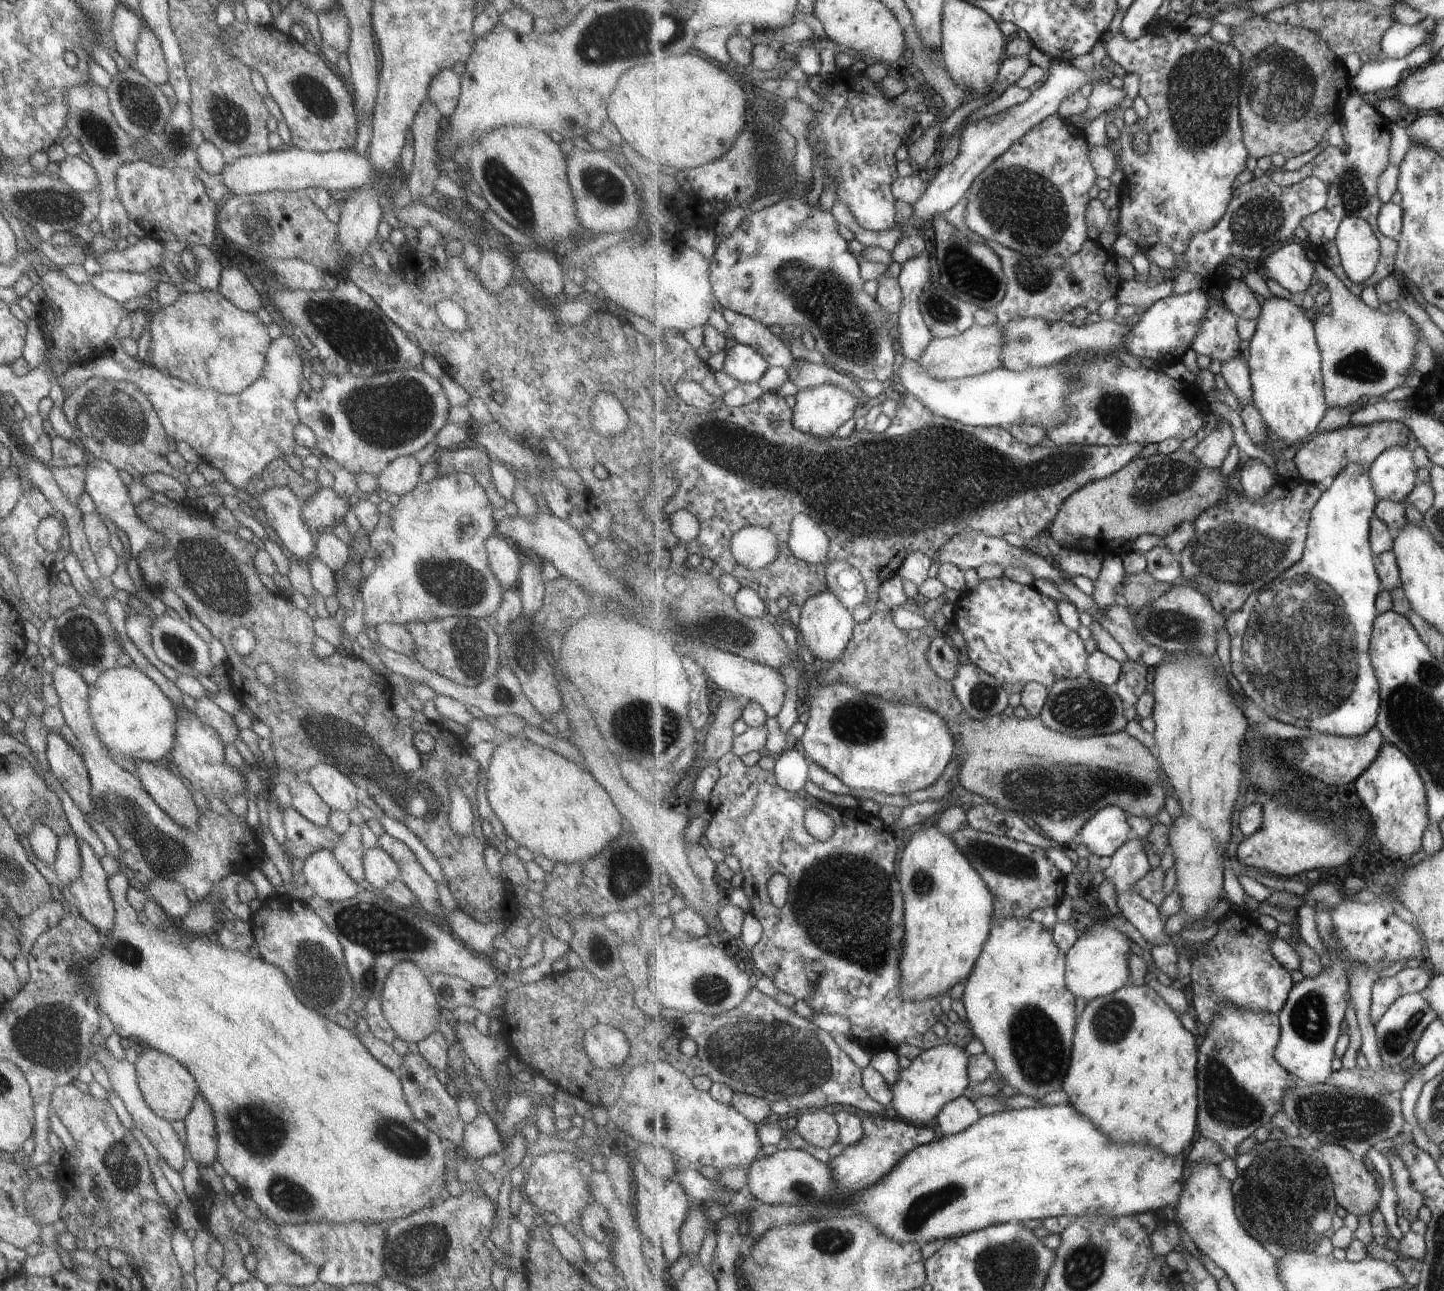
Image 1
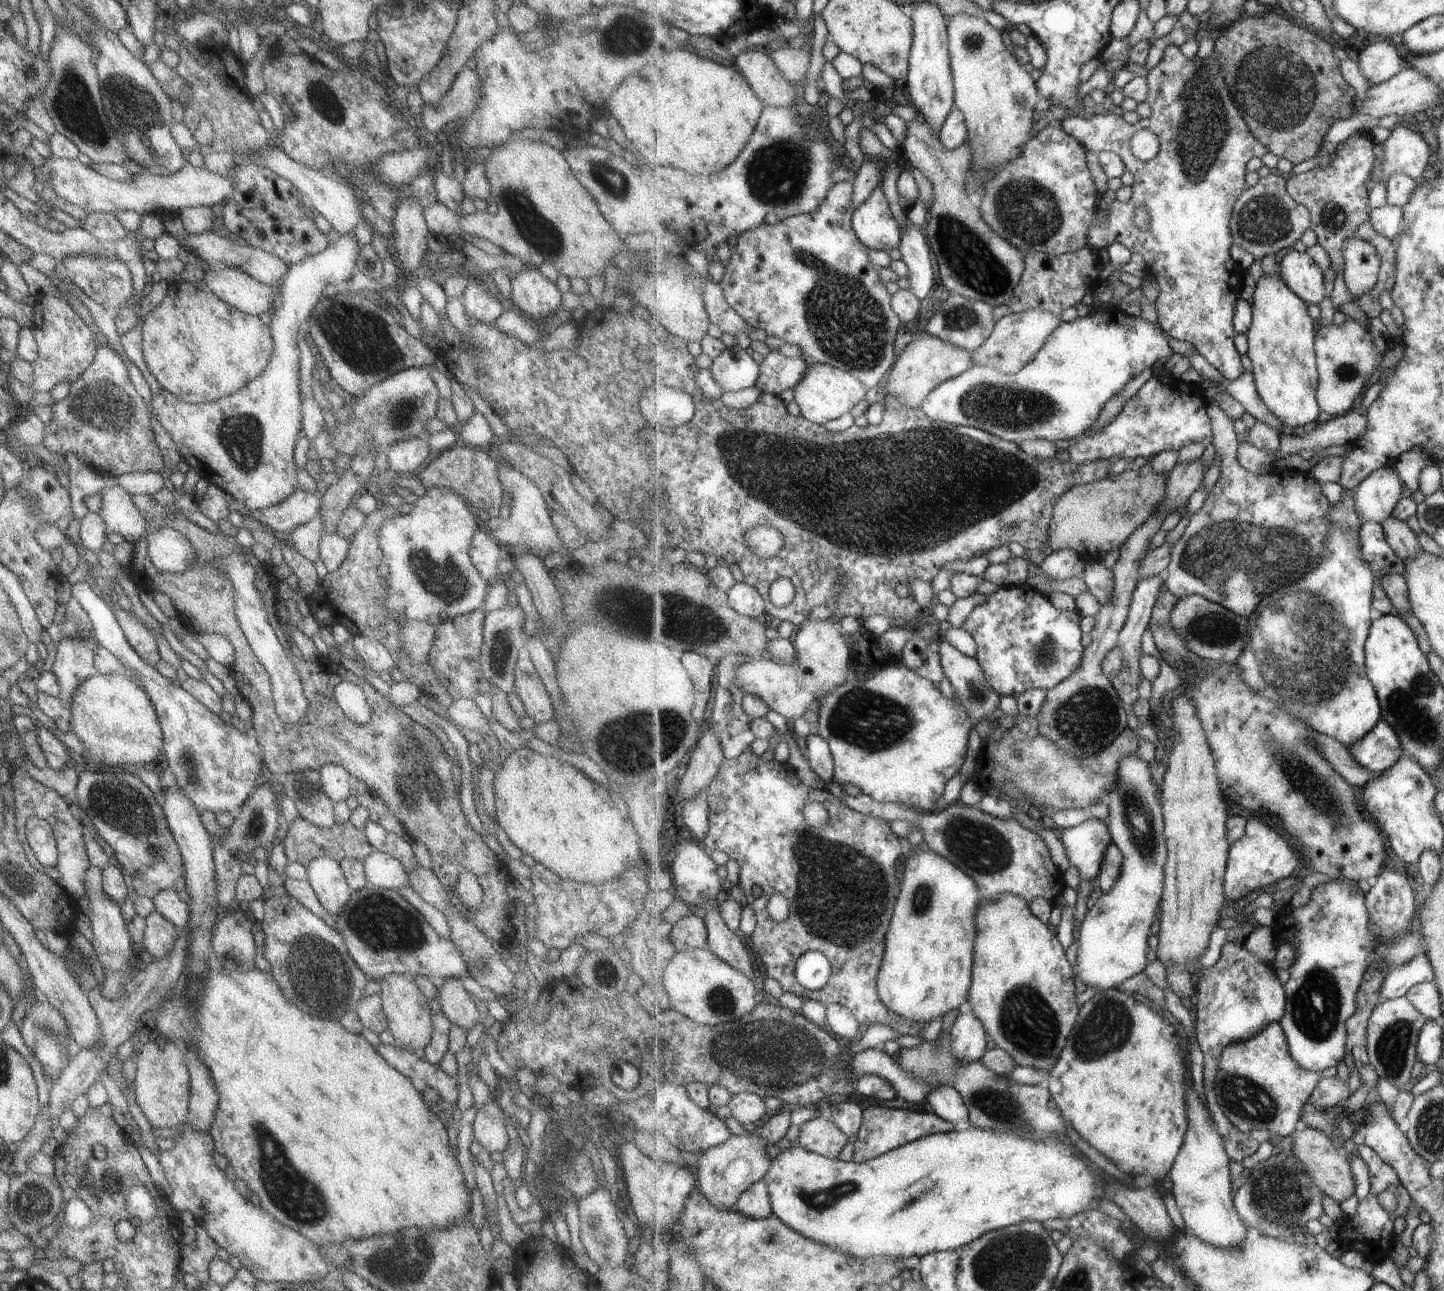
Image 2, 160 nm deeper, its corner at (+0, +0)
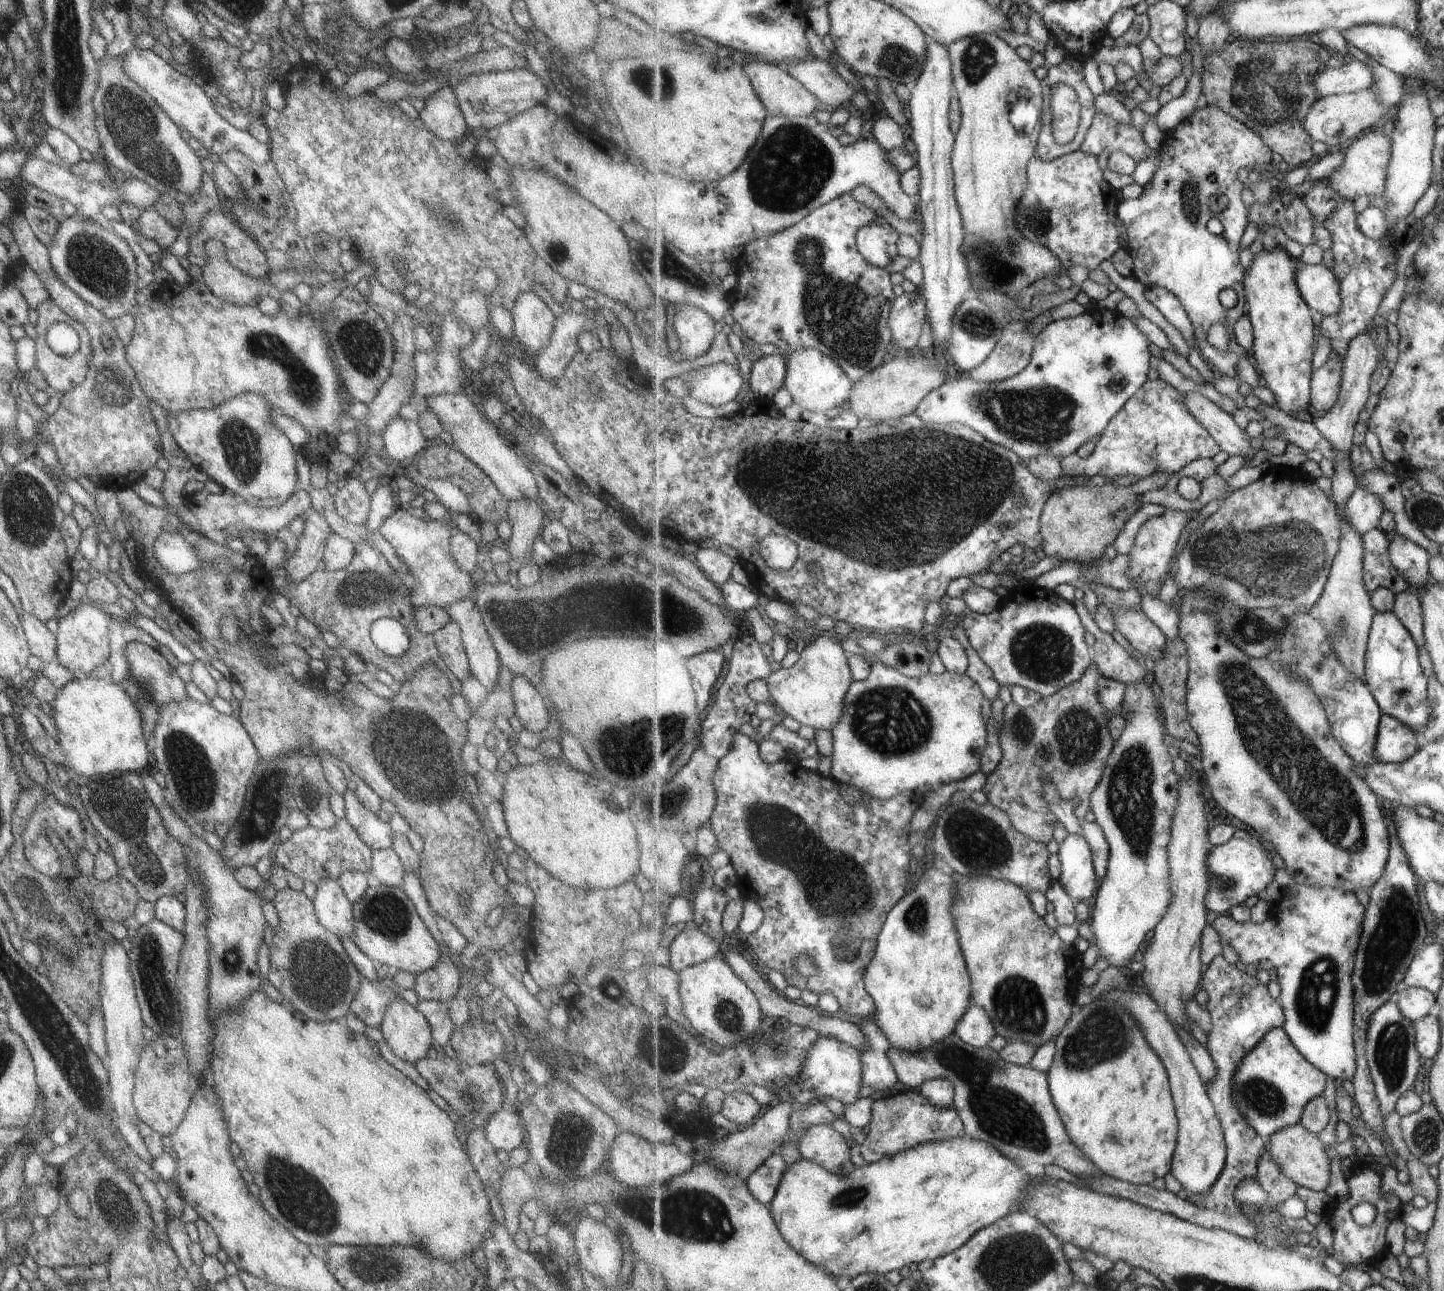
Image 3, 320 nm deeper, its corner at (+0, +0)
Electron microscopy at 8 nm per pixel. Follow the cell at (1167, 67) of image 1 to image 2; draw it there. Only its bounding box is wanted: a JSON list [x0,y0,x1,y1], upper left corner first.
[1061,44,1270,381]

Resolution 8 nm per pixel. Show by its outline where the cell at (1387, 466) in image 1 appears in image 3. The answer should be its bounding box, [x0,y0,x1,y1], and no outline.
[1342,488,1386,535]

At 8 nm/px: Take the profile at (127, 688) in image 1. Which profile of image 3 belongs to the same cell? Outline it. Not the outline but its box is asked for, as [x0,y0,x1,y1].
[50,676,150,776]

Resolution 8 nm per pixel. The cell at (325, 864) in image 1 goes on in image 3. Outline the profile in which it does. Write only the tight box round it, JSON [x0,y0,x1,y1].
[312,878,354,938]

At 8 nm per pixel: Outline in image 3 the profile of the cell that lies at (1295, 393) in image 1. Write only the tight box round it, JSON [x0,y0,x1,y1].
[1243,244,1315,418]

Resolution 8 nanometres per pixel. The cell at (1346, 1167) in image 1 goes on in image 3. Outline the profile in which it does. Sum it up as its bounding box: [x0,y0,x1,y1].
[1266,1123,1331,1190]

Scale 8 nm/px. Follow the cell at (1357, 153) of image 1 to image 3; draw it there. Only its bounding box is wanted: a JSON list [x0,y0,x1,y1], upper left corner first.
[1300,180,1397,359]

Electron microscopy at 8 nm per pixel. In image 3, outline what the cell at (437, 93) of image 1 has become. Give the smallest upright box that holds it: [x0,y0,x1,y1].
[451,66,547,134]

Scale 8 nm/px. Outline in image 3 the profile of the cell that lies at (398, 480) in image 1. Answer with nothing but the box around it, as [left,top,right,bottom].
[380,419,429,466]

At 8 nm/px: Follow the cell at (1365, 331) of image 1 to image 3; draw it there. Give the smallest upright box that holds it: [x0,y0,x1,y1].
[1310,350,1344,413]

